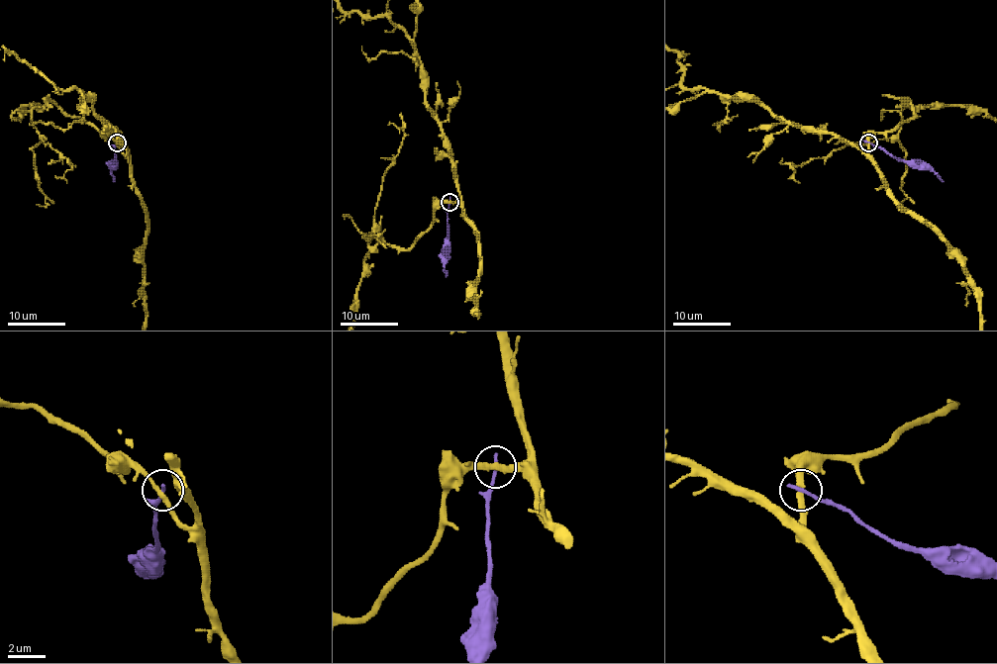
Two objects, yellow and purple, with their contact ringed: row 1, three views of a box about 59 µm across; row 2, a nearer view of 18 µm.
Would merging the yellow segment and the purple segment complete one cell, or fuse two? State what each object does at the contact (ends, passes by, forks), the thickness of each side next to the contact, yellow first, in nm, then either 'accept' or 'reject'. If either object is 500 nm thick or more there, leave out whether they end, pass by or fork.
yellow passes by | purple ends | 280/240 nm | reject

